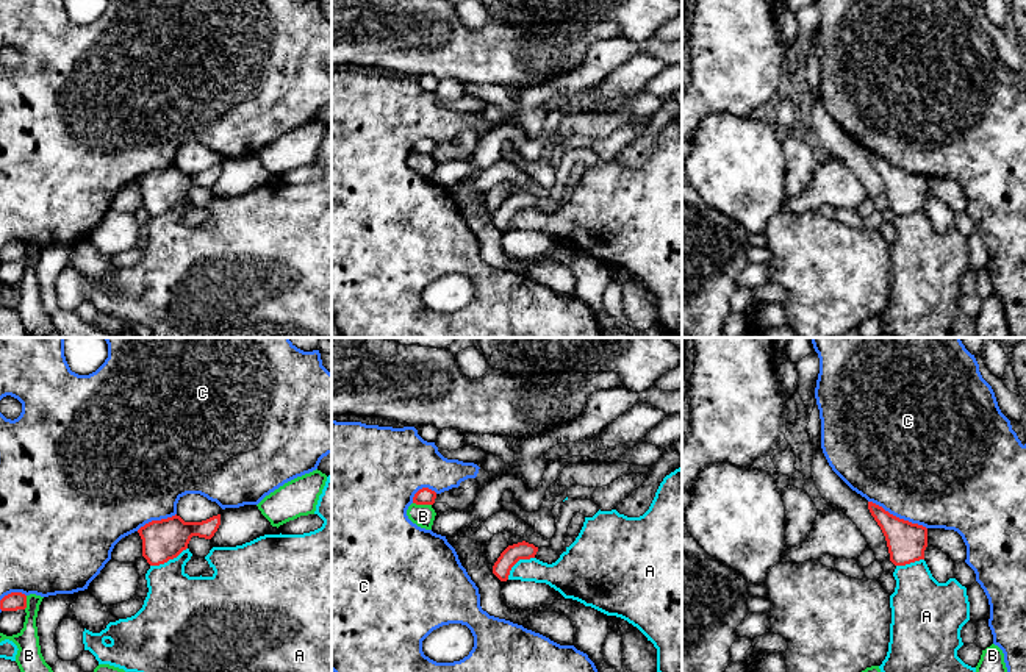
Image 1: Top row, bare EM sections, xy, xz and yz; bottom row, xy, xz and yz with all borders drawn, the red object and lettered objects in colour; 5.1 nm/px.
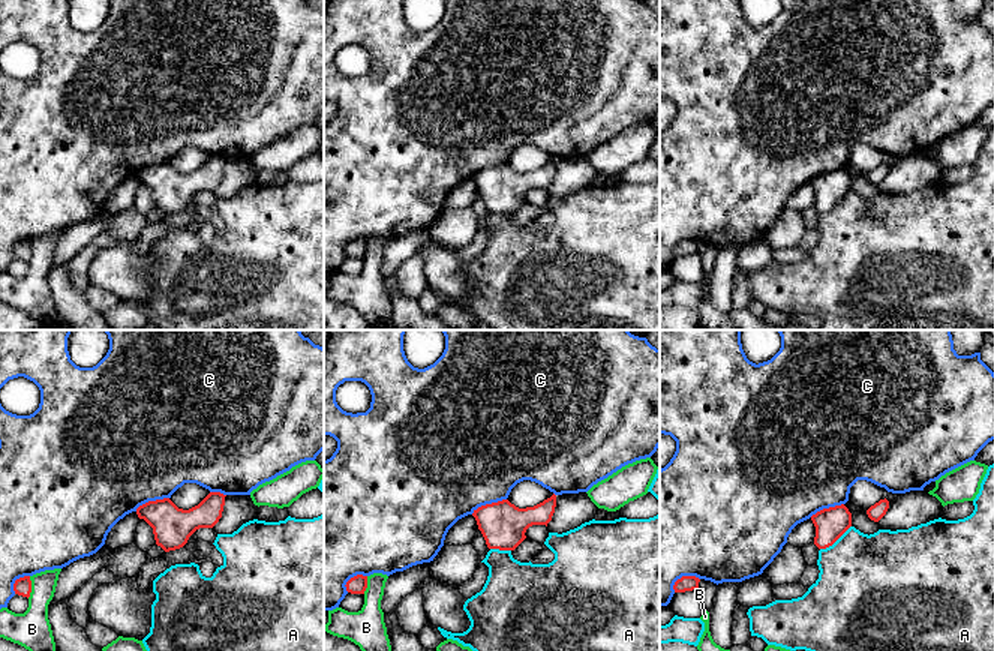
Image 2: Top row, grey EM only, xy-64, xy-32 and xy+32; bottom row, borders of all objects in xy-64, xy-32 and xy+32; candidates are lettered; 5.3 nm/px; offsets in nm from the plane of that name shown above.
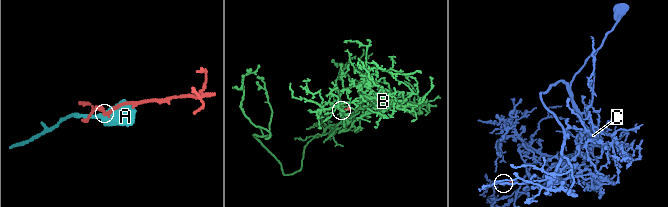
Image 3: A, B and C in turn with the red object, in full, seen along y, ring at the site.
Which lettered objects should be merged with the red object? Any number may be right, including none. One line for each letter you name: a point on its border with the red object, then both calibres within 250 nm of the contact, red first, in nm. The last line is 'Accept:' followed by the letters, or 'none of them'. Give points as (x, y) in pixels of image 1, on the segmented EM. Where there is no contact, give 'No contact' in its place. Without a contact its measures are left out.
Accept: none of them

